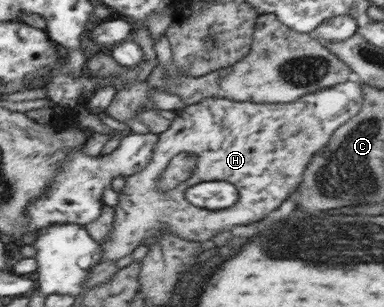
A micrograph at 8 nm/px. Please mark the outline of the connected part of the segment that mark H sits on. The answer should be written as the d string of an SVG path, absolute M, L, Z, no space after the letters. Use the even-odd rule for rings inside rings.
M352 81L313 91L289 103L254 103L213 96L187 105L177 112L171 126L159 134L149 164L126 177L123 192L118 193L119 205L113 207L116 215L113 230L101 245L100 263L118 261L141 246L142 240L163 230L201 243L235 226L263 220L299 188L313 155L331 142L337 128L353 118L361 106L361 83ZM180 152L197 154L195 172L176 188L158 192L161 174ZM219 180L233 184L238 191L238 200L230 208L201 209L184 198L190 186Z

